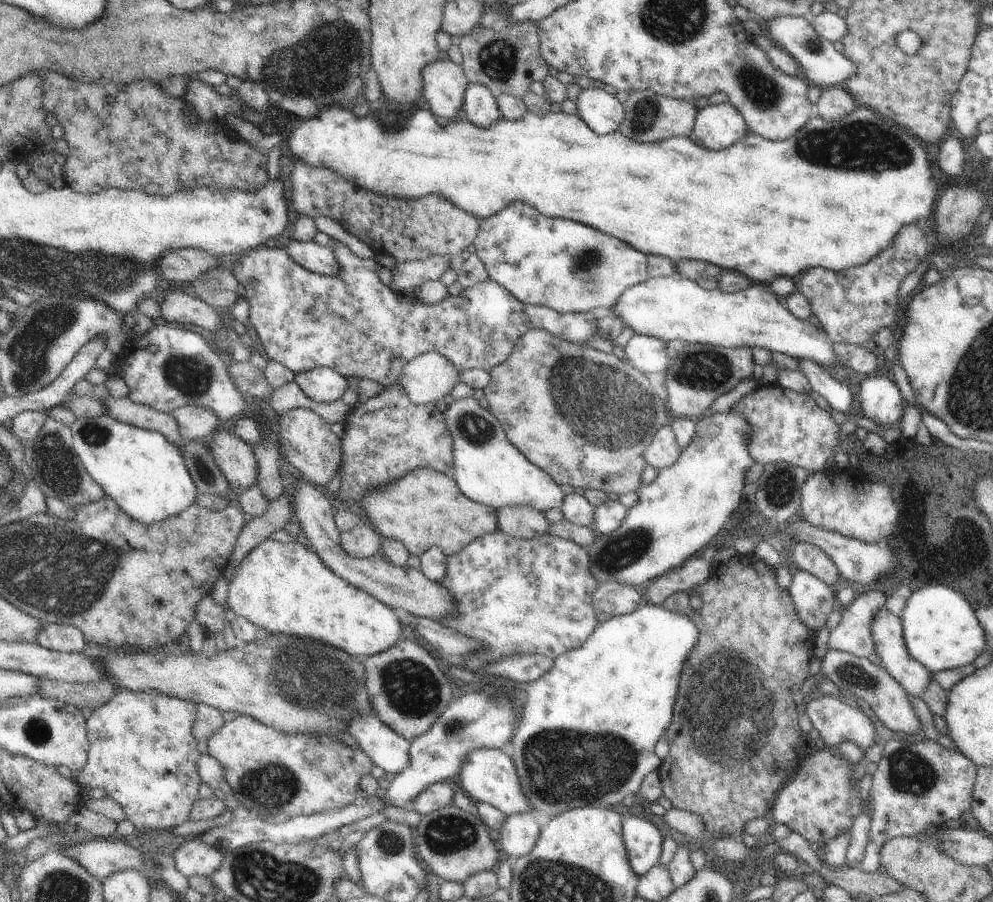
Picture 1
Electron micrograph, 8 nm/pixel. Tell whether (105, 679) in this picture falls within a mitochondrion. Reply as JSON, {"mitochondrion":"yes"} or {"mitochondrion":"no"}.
{"mitochondrion":"no"}

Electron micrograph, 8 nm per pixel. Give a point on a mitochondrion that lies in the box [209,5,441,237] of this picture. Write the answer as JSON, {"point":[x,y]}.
{"point":[331,49]}

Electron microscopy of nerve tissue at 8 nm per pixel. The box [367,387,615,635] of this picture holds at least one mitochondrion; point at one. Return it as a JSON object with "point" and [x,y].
{"point":[473,427]}

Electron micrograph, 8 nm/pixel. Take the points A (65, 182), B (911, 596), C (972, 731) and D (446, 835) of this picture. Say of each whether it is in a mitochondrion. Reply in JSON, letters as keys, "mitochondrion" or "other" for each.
{"A":"other","B":"other","C":"other","D":"mitochondrion"}

